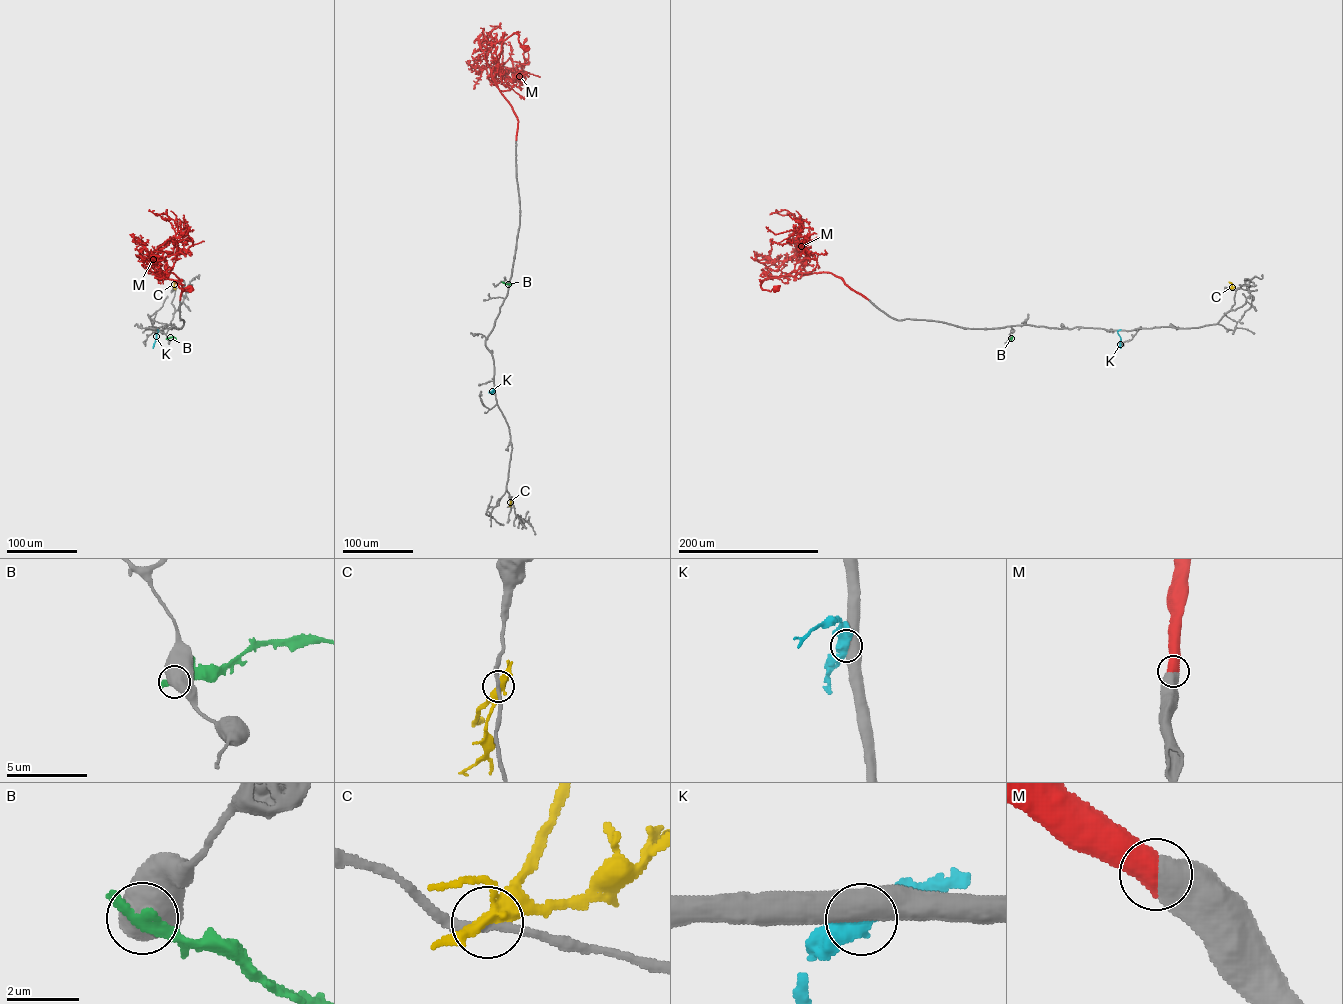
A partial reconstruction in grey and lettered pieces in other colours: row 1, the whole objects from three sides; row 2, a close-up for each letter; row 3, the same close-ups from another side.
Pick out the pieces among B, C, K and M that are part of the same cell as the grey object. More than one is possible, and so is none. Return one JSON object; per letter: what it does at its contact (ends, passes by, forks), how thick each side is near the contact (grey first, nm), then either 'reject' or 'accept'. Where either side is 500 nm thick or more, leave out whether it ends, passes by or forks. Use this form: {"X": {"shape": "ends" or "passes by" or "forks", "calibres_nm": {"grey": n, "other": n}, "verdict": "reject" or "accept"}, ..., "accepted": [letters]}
{"B": {"calibres_nm": {"grey": 750, "other": 360}, "verdict": "reject"}, "C": {"shape": "forks", "calibres_nm": {"grey": 240, "other": 360}, "verdict": "reject"}, "K": {"calibres_nm": {"grey": 500, "other": 500}, "verdict": "reject"}, "M": {"calibres_nm": {"grey": 700, "other": 600}, "verdict": "accept"}, "accepted": ["M"]}

